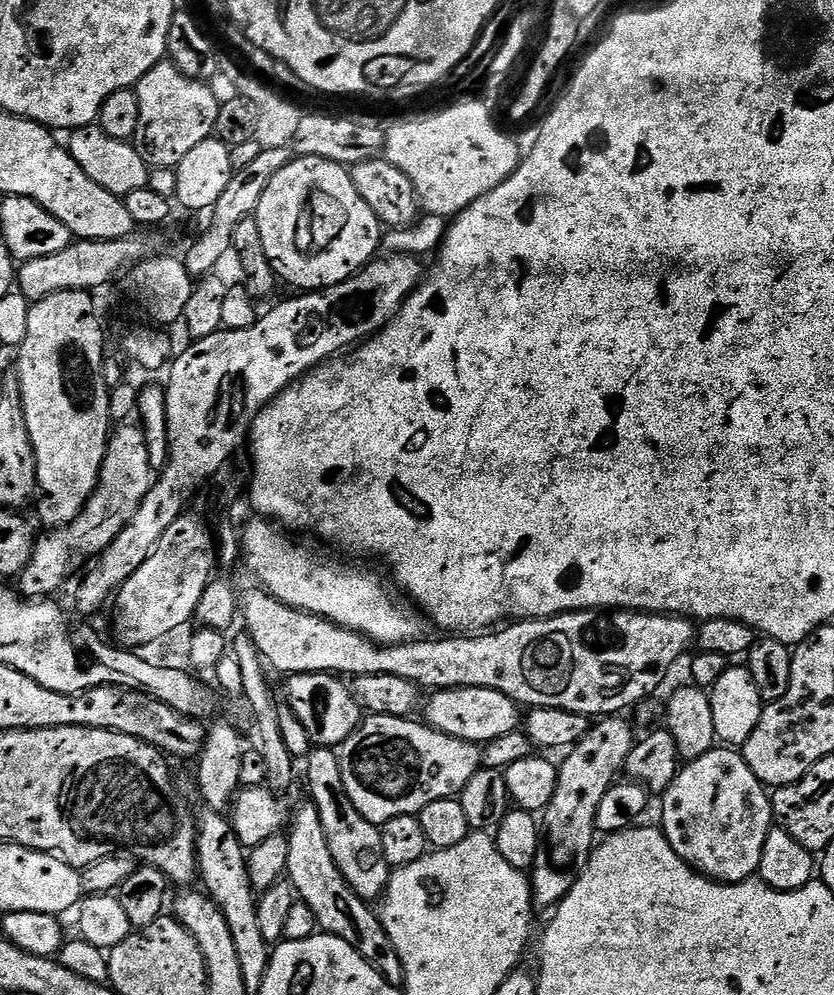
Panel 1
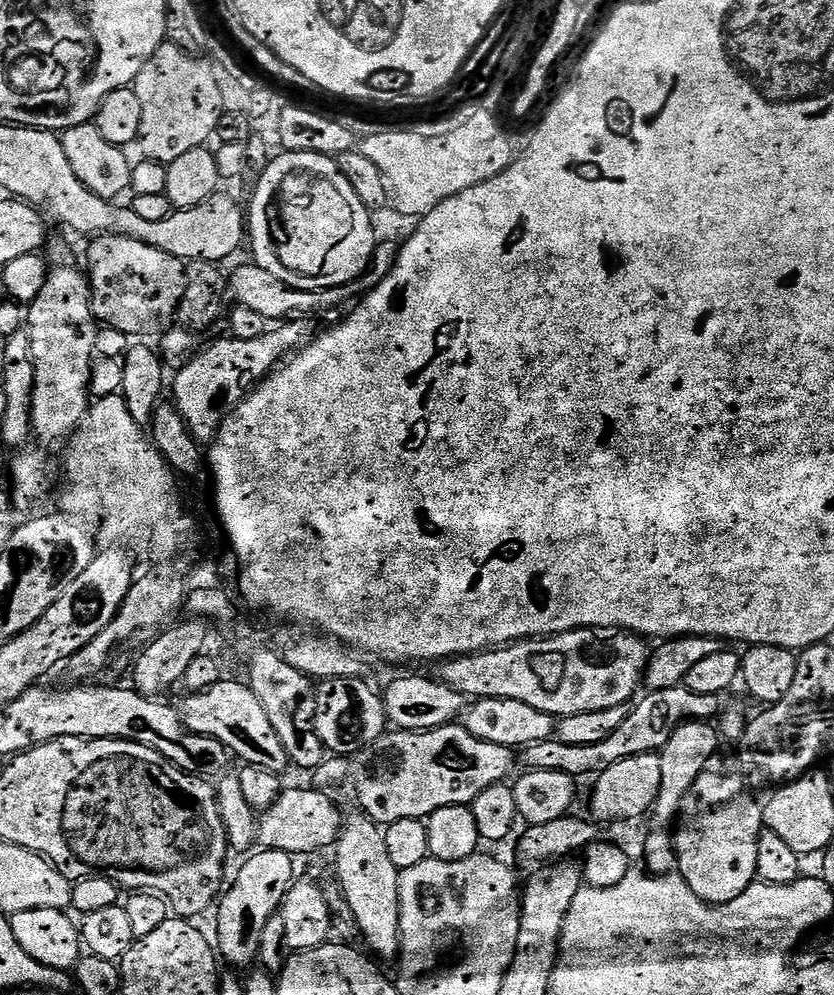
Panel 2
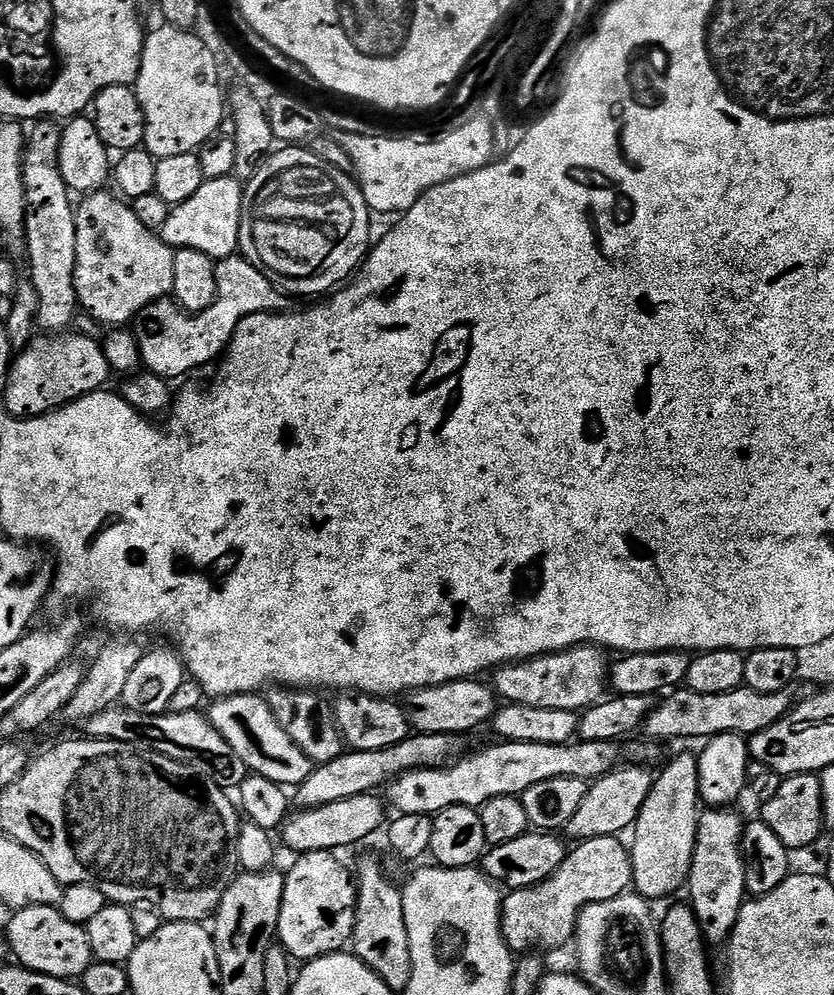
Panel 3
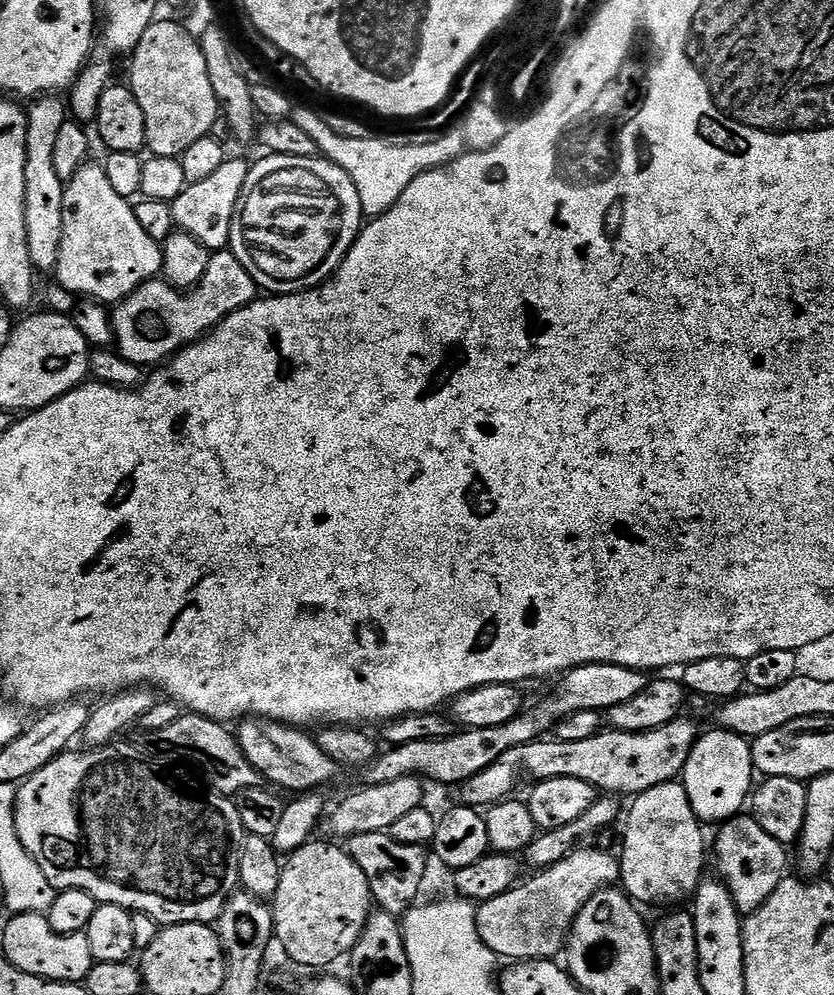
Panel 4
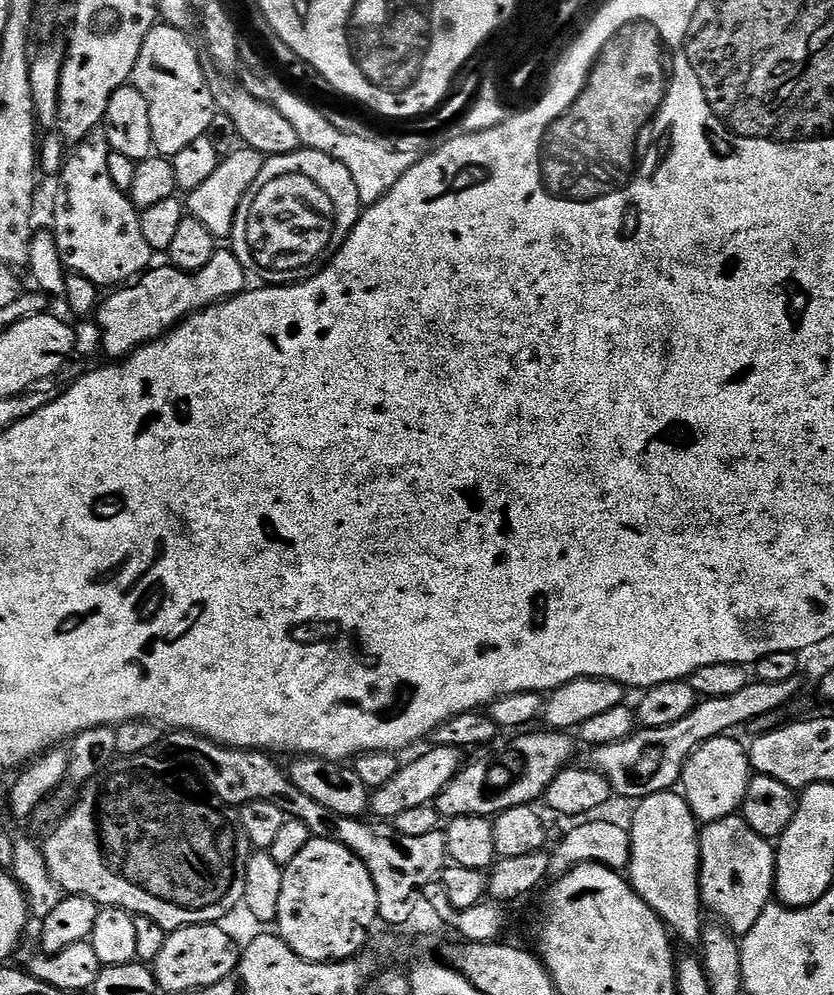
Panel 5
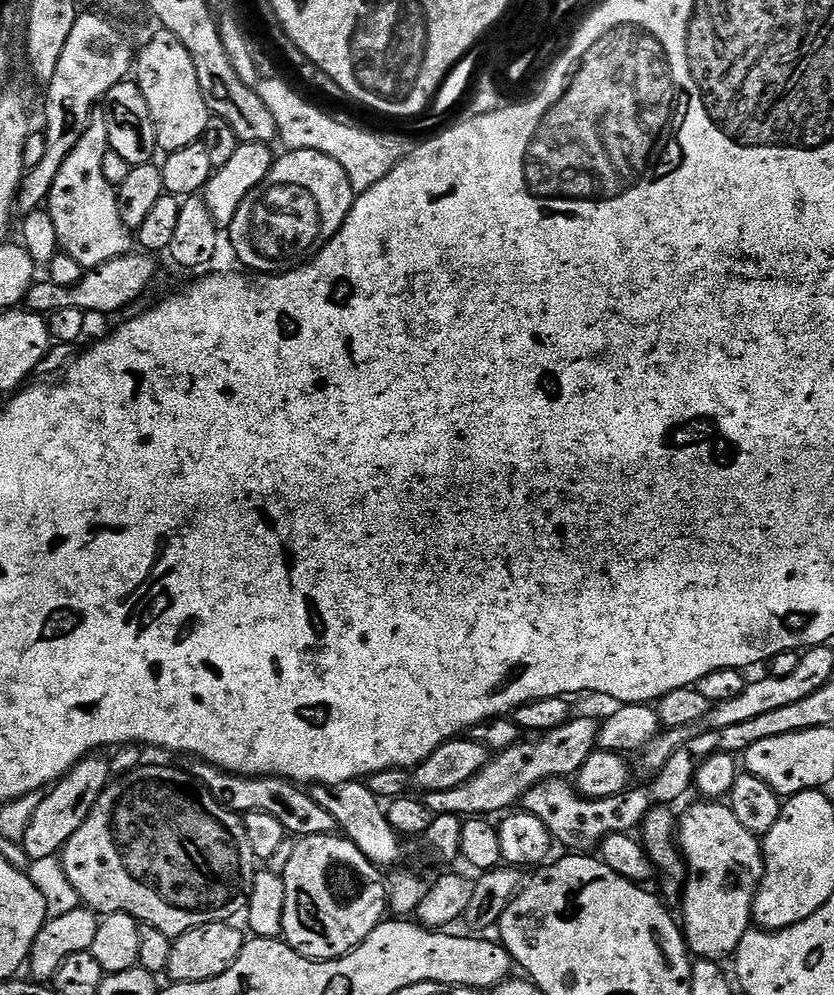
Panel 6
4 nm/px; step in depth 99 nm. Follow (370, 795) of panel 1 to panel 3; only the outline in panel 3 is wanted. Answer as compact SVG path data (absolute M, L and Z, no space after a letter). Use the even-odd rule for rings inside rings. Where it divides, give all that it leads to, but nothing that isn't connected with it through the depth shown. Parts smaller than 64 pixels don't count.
M495 742L481 752L469 751L442 768L419 768L398 776L387 785L386 800L400 814L432 816L450 806L479 809L480 805L499 796L523 797L530 786L550 782L550 778L578 778L585 782L600 779L621 763L620 752L613 742L573 742L570 744L513 744Z

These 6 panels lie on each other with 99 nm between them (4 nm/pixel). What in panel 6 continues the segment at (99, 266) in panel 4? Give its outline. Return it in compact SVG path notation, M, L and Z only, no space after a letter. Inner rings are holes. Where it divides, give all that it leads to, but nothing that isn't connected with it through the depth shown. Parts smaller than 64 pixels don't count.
M97 110L78 146L74 146L66 162L62 162L62 170L58 170L58 178L54 178L54 186L48 195L46 209L54 220L59 251L74 258L85 270L127 256L134 248L130 229L120 217L117 189L106 182L106 173L102 171L102 158L106 158L109 151L106 118L103 111Z

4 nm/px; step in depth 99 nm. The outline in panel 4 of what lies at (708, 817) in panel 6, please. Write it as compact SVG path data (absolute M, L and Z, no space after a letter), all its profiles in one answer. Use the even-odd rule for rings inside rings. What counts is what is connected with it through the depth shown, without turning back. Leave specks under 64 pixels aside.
M741 814L734 819L719 825L716 836L716 868L719 879L723 880L724 885L730 890L730 894L736 903L736 909L742 914L751 914L757 912L770 898L770 894L774 894L774 890L781 882L786 879L784 872L788 868L788 856L785 845L780 844L774 838L770 838L770 834L766 834L766 830L762 830L762 826L758 826L758 822L752 819L751 815Z

